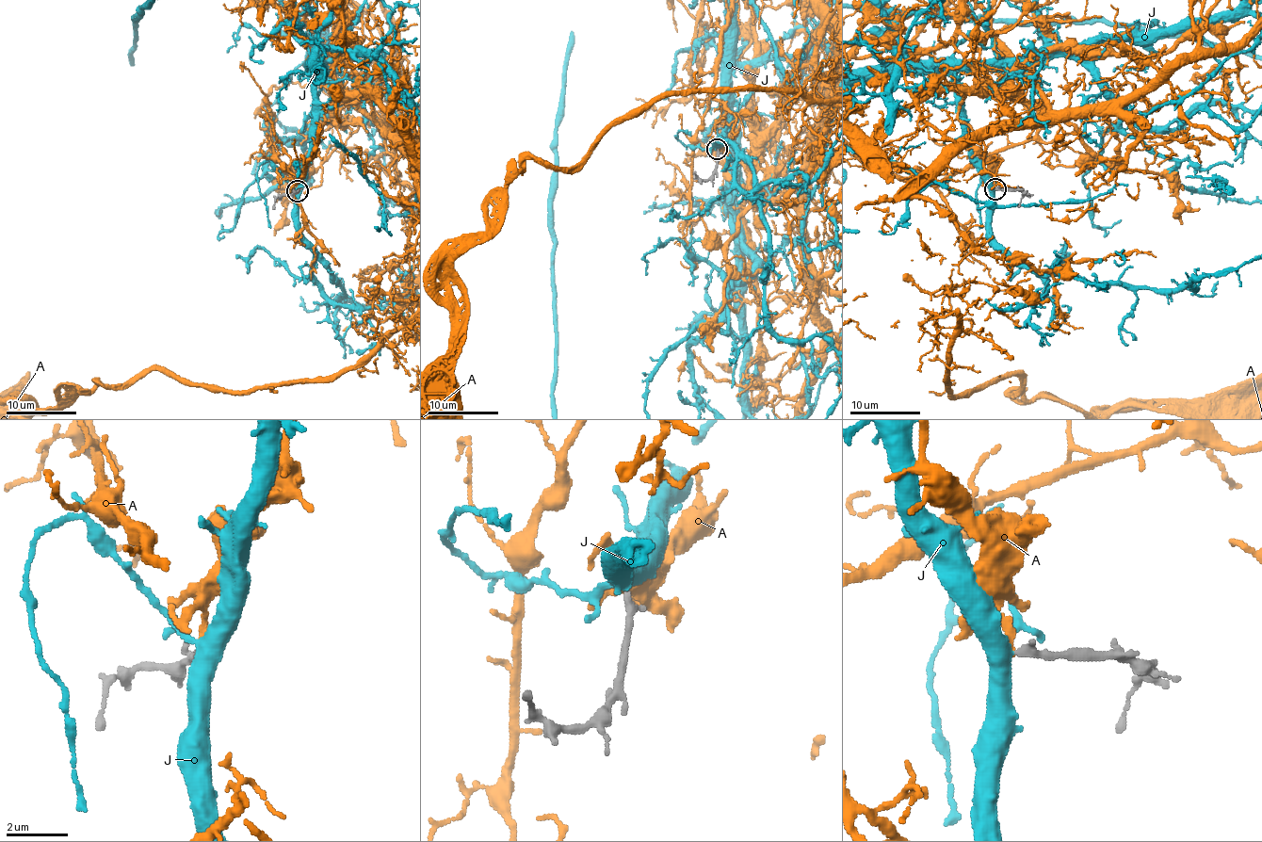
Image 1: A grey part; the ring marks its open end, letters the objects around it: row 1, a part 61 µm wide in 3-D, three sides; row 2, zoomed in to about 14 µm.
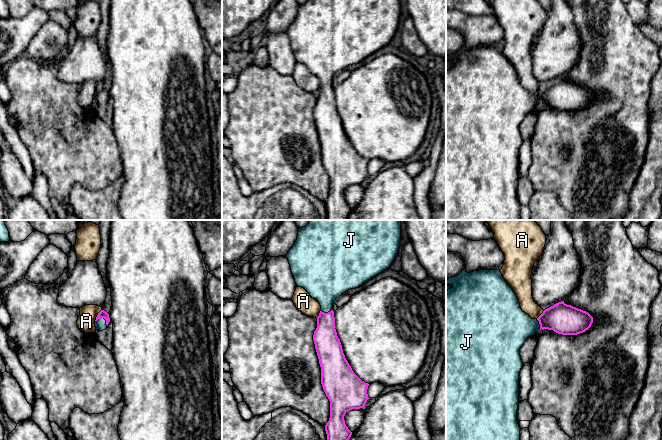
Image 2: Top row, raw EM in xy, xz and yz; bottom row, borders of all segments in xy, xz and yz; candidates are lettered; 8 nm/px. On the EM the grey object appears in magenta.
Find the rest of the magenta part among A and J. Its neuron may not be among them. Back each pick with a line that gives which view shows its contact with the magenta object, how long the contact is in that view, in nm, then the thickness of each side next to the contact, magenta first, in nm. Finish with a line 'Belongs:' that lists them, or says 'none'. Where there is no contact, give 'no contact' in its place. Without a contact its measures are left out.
J: meets magenta in xy; contact 110 nm long; 60 nm thick on the magenta side, 90 nm on the other
Belongs: J

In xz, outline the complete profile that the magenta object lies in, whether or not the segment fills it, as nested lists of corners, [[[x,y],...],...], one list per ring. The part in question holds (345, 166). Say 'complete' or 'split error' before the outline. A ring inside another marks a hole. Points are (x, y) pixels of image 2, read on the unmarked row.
split error; [[[307,0],[305,3],[299,4],[297,16],[286,31],[296,61],[304,64],[321,82],[313,117],[321,143],[321,160],[330,177],[330,194],[325,201],[327,220],[348,219],[352,208],[346,202],[344,192],[352,185],[365,183],[369,175],[367,170],[369,160],[362,157],[354,149],[343,129],[342,121],[335,105],[333,79],[346,67],[361,62],[390,44],[398,29],[400,16],[401,0]]]

